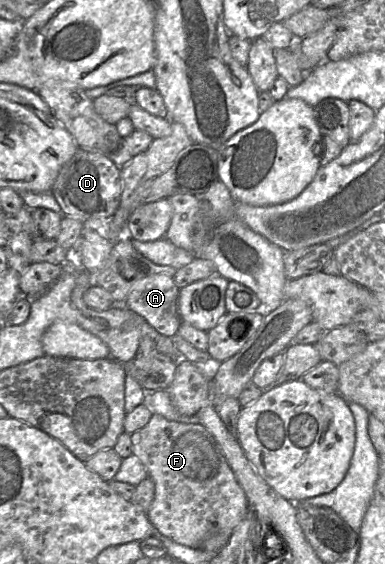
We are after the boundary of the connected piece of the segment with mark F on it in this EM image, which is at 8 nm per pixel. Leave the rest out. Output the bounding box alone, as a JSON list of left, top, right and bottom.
[131,413,248,548]

